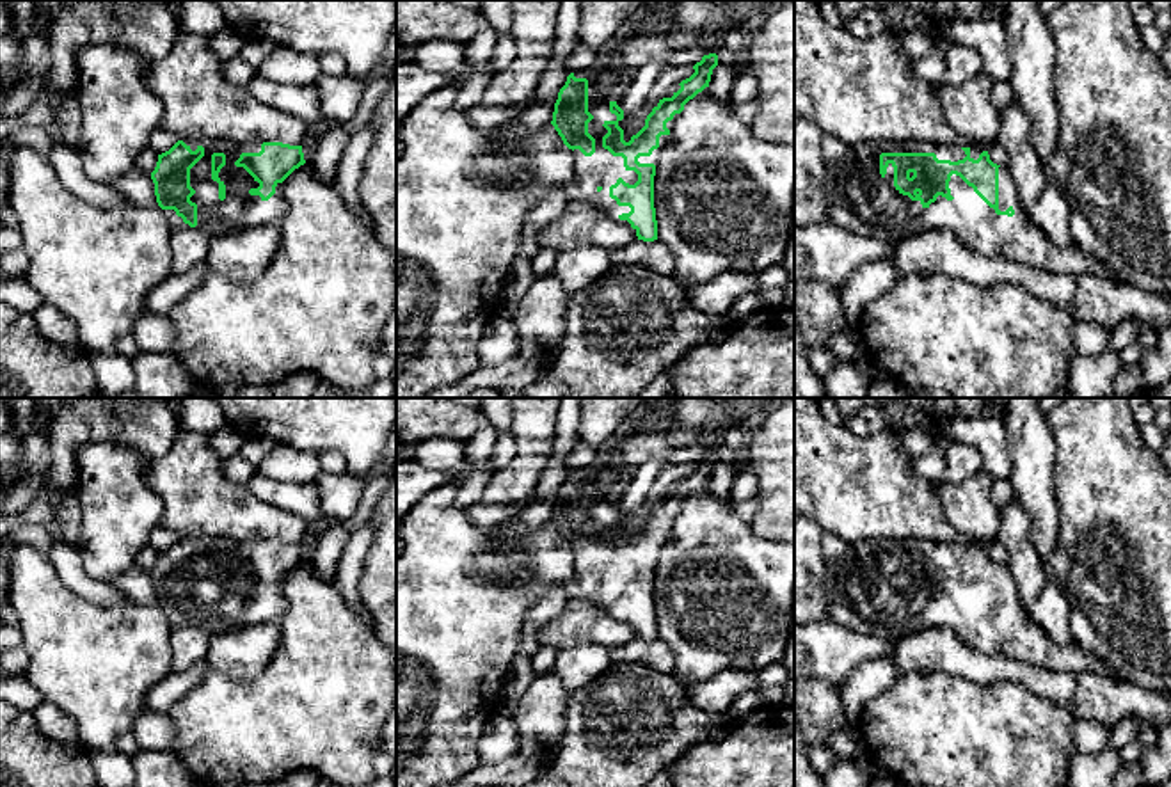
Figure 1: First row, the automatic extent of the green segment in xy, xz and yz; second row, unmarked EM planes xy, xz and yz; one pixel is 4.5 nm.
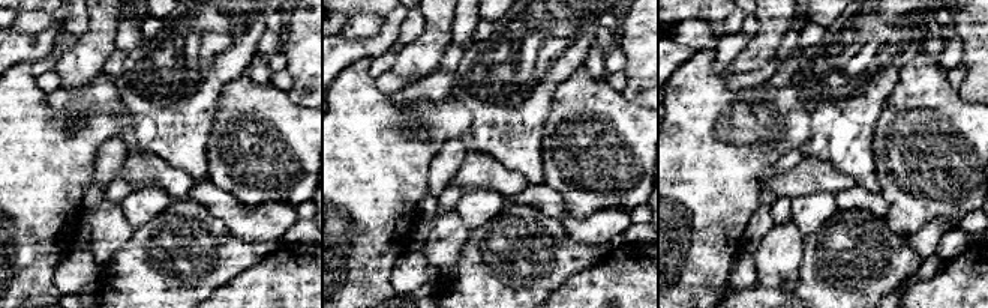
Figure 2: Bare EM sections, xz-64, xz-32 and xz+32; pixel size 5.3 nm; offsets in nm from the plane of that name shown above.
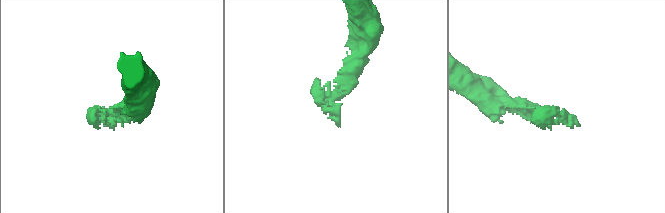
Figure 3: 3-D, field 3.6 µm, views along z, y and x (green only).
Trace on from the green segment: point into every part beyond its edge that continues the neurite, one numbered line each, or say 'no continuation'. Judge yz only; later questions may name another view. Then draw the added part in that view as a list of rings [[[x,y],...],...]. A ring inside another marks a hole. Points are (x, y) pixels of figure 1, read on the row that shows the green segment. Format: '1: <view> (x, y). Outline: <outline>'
1: yz (859, 199). Outline: [[[872,140],[848,147],[842,160],[826,163],[824,197],[830,222],[858,236],[874,236],[887,243],[897,243],[912,235],[931,229],[947,229],[970,249],[986,256],[1002,256],[1018,263],[1052,272],[1052,274],[1095,274],[1103,279],[1119,281],[1114,272],[1102,266],[1091,256],[1084,254],[1079,245],[1054,243],[1022,206],[1011,172],[1006,165],[999,167],[999,210],[995,213],[960,176],[952,174],[949,181],[952,201],[938,195],[928,208],[920,201],[912,201],[894,187],[894,167],[888,163],[887,174],[880,174],[881,153],[935,153],[938,160],[958,162],[967,155],[960,146],[938,146],[933,142],[908,140]]]

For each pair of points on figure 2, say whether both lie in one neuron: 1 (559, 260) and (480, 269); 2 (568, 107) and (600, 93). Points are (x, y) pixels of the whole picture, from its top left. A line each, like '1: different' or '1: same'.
1: same
2: same

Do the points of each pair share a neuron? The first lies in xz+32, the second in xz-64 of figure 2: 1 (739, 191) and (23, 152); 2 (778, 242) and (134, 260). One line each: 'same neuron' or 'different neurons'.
1: same neuron
2: different neurons

